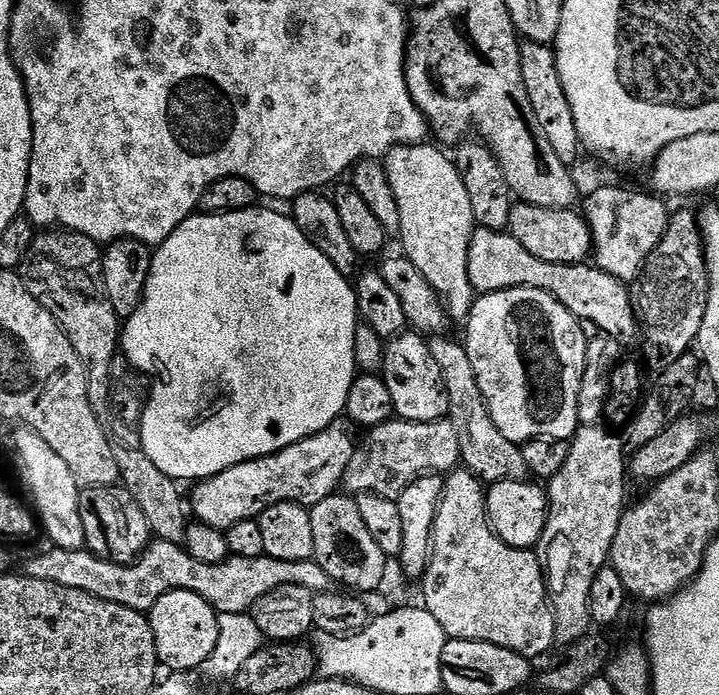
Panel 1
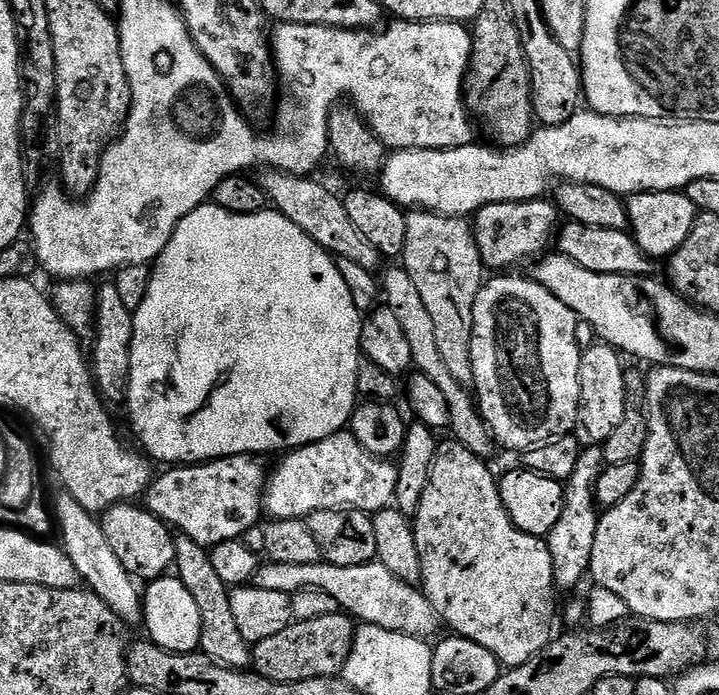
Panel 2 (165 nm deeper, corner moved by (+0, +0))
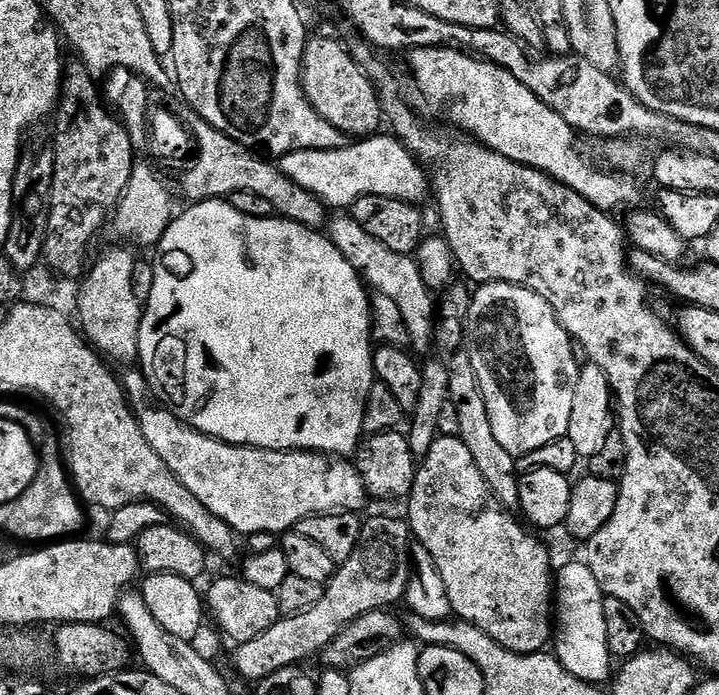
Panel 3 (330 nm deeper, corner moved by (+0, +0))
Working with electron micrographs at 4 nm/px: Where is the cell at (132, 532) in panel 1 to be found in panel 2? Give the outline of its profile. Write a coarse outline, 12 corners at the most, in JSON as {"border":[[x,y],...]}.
{"border":[[145,507],[102,516],[110,550],[140,582],[176,563],[176,536]]}

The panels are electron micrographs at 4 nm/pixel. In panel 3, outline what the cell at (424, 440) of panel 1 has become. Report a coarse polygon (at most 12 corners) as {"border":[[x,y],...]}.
{"border":[[122,383],[146,442],[237,534],[360,514],[351,459],[243,448]]}

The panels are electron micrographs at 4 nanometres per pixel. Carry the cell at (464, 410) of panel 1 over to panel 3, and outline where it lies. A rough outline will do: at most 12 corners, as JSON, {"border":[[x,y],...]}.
{"border":[[351,214],[326,235],[369,289],[398,302],[413,345],[434,336],[438,304],[415,259]]}

